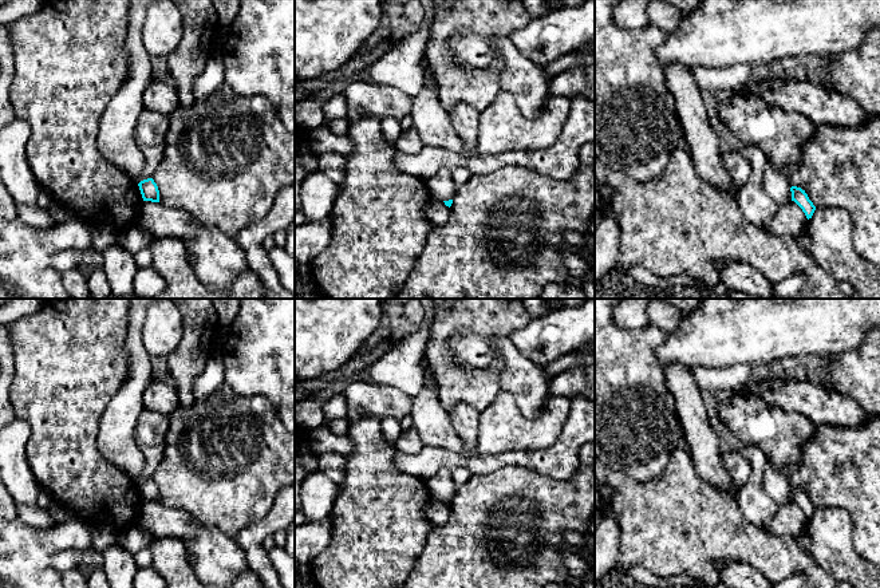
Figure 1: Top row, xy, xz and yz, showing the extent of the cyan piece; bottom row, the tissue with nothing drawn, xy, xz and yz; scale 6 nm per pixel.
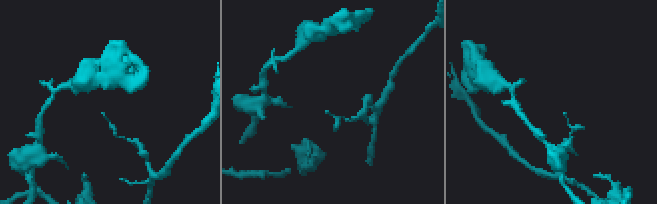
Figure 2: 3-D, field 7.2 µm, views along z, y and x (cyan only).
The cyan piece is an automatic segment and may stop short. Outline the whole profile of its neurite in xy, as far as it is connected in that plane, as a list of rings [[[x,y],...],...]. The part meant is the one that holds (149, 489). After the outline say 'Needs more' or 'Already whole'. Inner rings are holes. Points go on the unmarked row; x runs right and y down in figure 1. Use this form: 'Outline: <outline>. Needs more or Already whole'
Outline: [[[153,478],[138,484],[143,501],[159,502],[159,490]]]. Already whole

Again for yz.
Outline: [[[792,486],[790,492],[792,492],[792,501],[794,501],[802,509],[802,512],[805,513],[808,520],[812,518],[812,516],[816,510],[816,506],[809,500],[805,490],[802,490],[801,488],[797,488],[797,486]]]. Already whole

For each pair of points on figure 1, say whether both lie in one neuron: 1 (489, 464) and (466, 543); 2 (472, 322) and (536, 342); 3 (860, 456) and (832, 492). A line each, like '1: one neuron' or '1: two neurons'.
1: two neurons
2: two neurons
3: one neuron

